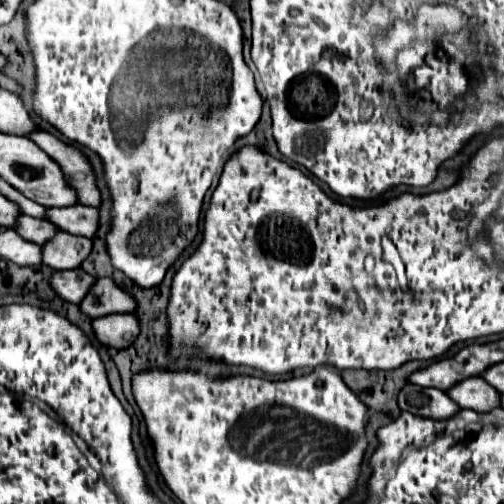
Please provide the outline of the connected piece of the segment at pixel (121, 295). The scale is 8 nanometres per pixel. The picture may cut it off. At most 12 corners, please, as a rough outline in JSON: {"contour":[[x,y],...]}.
{"contour":[[99,278],[79,304],[89,318],[133,312],[133,298]]}

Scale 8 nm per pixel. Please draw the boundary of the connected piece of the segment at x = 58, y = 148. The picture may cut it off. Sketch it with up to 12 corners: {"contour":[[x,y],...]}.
{"contour":[[43,130],[27,134],[59,164],[77,204],[99,206],[89,162]]}

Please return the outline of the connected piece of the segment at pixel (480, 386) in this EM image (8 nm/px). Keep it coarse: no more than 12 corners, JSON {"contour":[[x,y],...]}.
{"contour":[[479,376],[465,378],[447,390],[459,408],[489,412],[499,394]]}

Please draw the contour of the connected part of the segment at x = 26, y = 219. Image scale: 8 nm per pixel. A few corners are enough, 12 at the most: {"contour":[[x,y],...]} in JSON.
{"contour":[[23,216],[13,228],[23,240],[43,244],[57,228]]}

